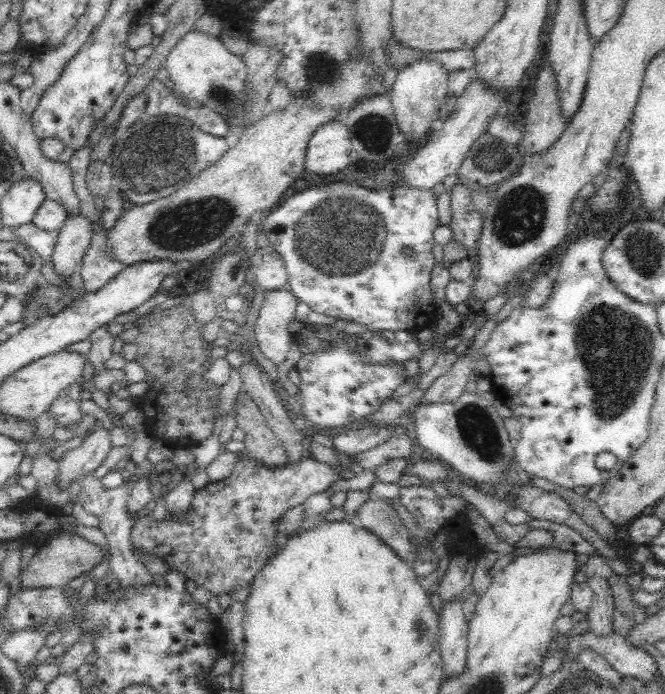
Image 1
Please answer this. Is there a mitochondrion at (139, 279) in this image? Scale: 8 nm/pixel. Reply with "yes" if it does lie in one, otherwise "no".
no

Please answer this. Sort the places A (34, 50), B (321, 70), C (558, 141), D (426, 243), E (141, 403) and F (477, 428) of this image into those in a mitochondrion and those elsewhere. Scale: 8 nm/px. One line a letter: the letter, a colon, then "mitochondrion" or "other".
A: other
B: mitochondrion
C: other
D: other
E: other
F: mitochondrion

